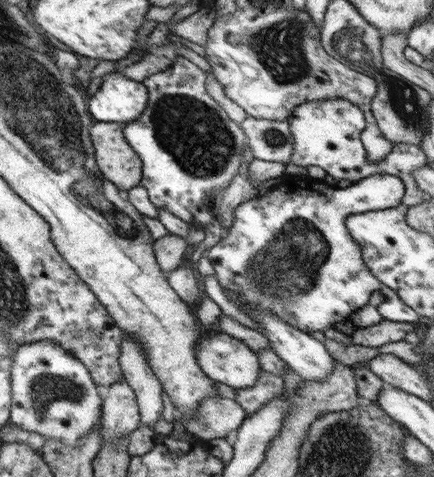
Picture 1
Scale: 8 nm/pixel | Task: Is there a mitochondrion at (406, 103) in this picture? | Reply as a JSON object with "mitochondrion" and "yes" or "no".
{"mitochondrion":"yes"}

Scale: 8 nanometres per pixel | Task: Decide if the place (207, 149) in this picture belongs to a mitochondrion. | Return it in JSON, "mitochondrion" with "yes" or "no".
{"mitochondrion":"yes"}

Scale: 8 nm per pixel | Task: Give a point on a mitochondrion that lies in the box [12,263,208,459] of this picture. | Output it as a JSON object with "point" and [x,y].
{"point":[47,393]}

